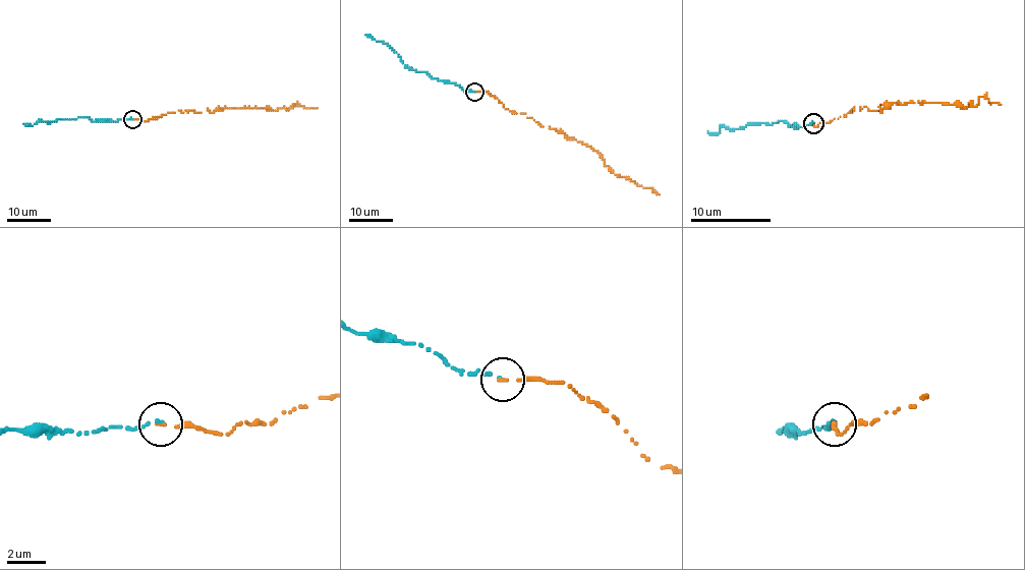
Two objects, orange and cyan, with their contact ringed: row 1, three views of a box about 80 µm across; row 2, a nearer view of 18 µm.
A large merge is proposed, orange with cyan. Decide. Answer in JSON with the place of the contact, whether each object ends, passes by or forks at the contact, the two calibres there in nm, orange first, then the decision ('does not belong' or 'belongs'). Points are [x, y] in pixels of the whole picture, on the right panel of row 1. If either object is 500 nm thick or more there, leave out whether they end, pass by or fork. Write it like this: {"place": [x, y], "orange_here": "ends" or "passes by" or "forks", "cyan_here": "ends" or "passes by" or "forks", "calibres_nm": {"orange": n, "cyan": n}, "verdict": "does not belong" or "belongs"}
{"place": [813, 123], "orange_here": "ends", "cyan_here": "ends", "calibres_nm": {"orange": 150, "cyan": 180}, "verdict": "belongs"}

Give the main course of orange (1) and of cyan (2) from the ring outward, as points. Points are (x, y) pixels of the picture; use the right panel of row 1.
1: (814, 122), (816, 126), (864, 107), (883, 111), (898, 103), (974, 107), (980, 97), (1001, 105)
2: (814, 122), (788, 126), (788, 122), (778, 120), (738, 128), (724, 126), (718, 134), (707, 130)

